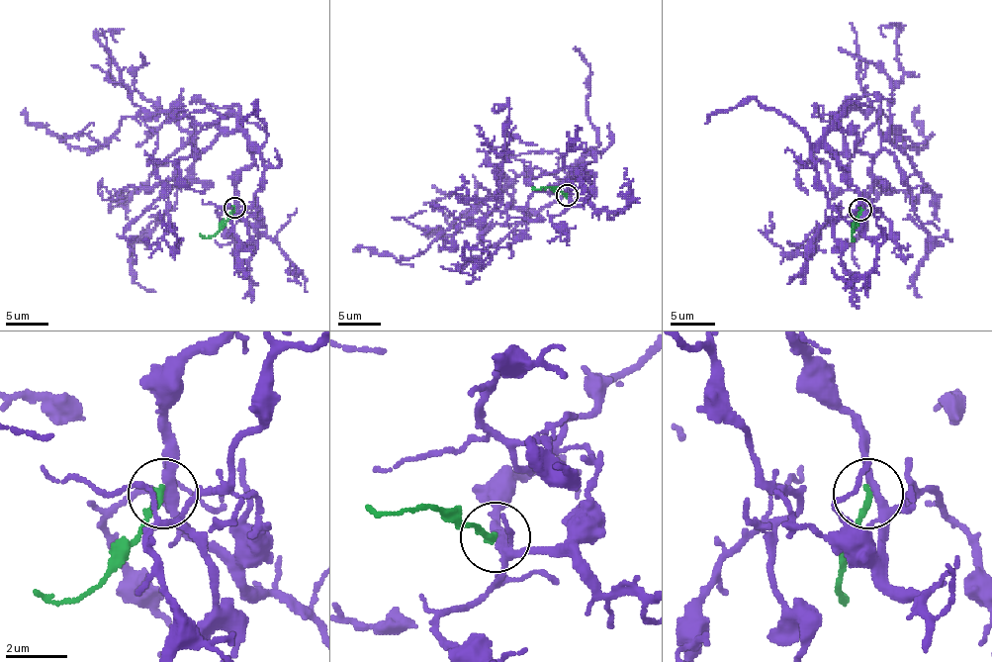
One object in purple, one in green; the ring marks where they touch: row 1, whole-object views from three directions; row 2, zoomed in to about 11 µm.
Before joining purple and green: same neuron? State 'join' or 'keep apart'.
join

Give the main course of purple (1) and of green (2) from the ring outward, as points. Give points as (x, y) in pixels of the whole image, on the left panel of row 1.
1: (236, 206), (236, 176), (253, 154), (232, 112), (207, 125), (138, 112), (83, 148), (30, 123), (25, 108)
2: (234, 208), (229, 219), (213, 236), (204, 237), (200, 234)

